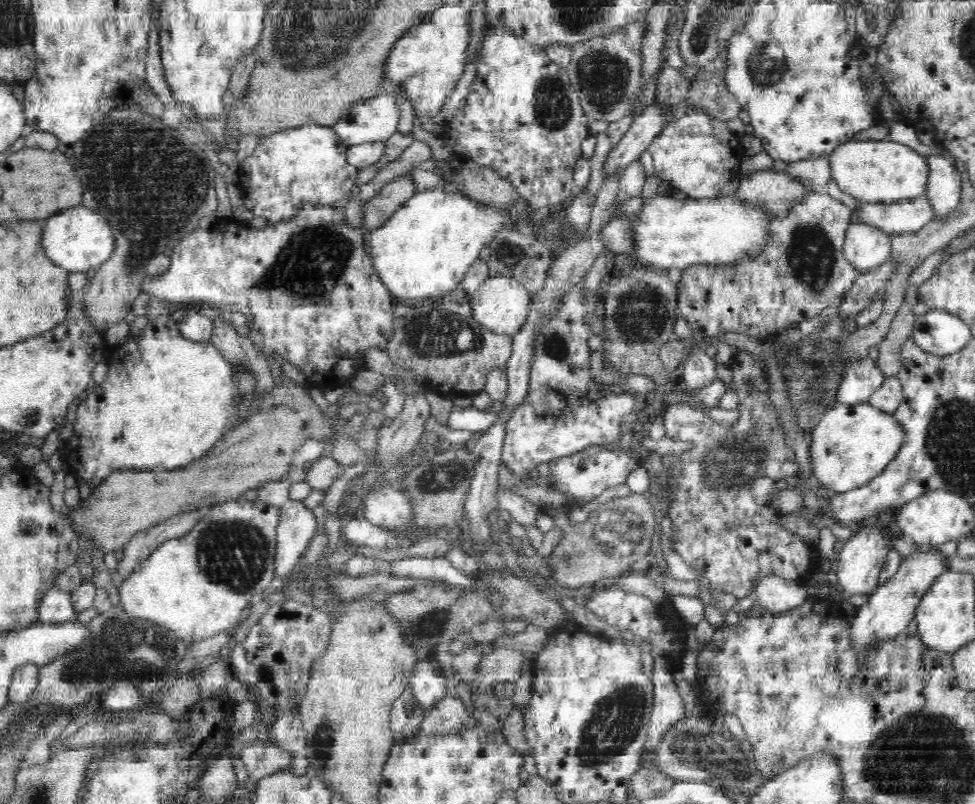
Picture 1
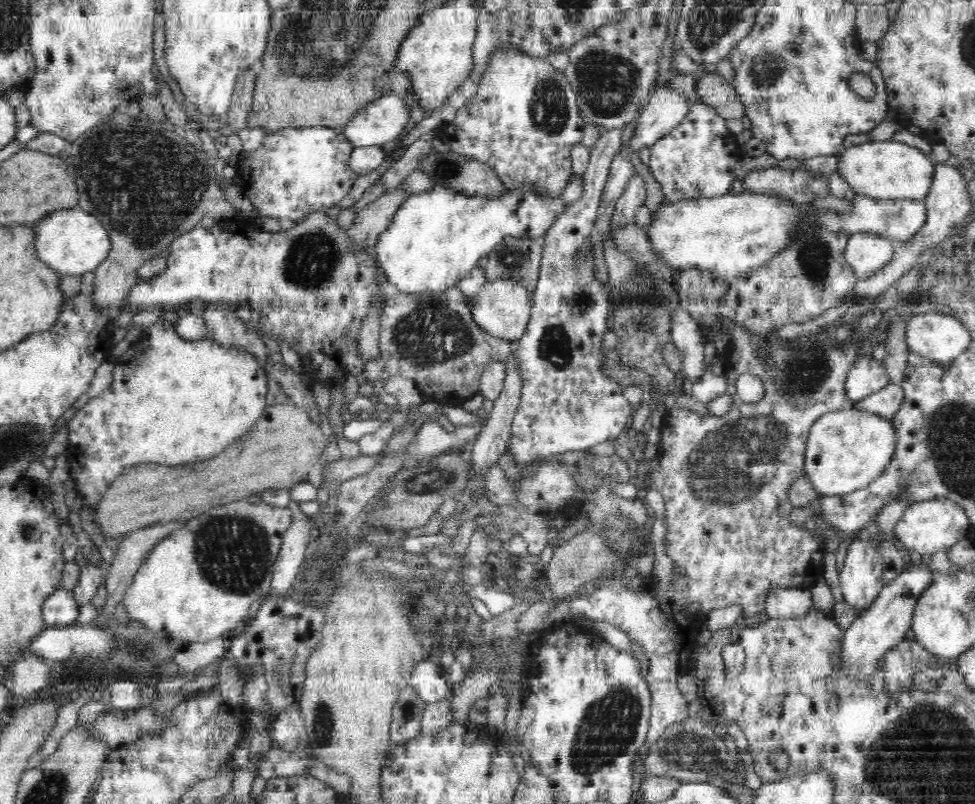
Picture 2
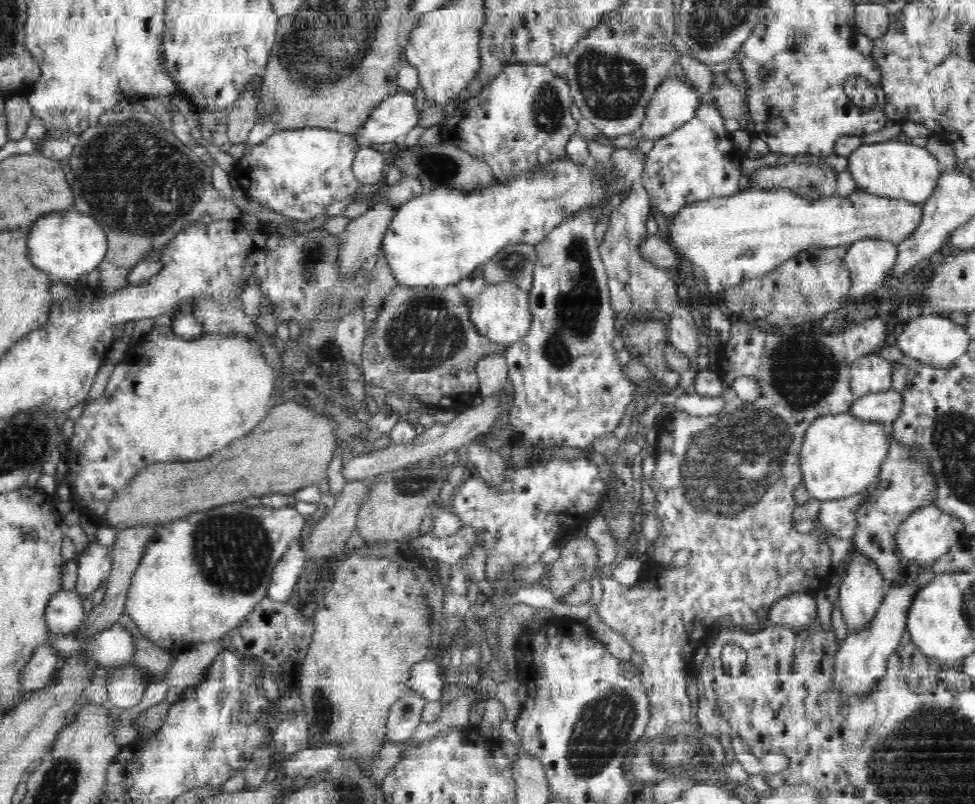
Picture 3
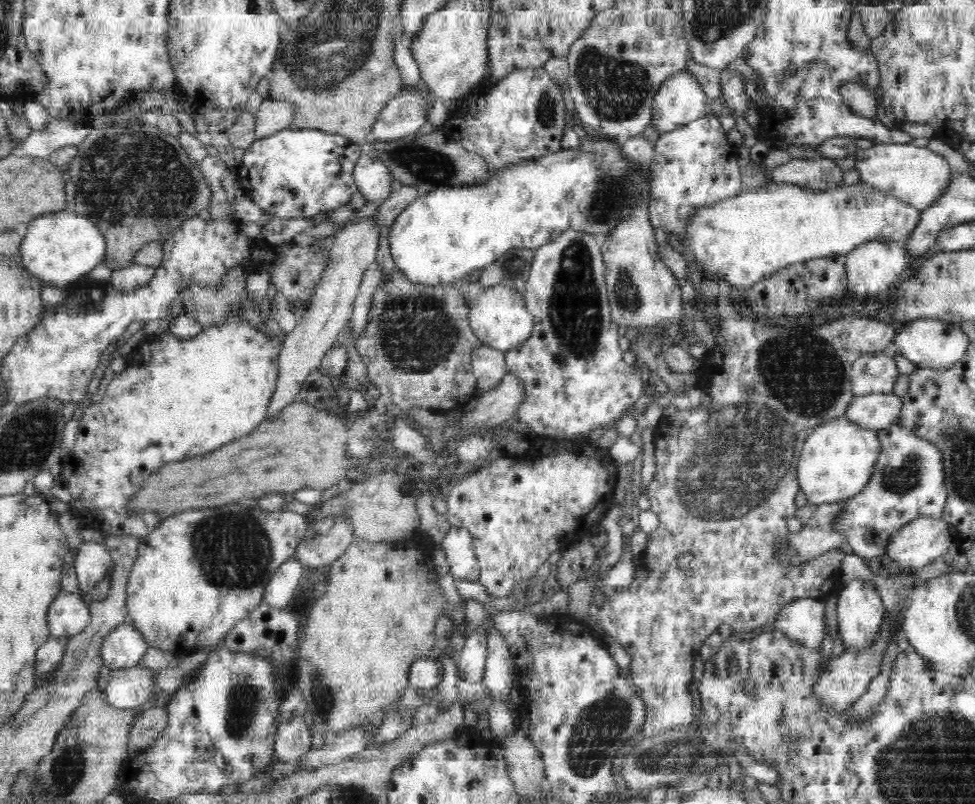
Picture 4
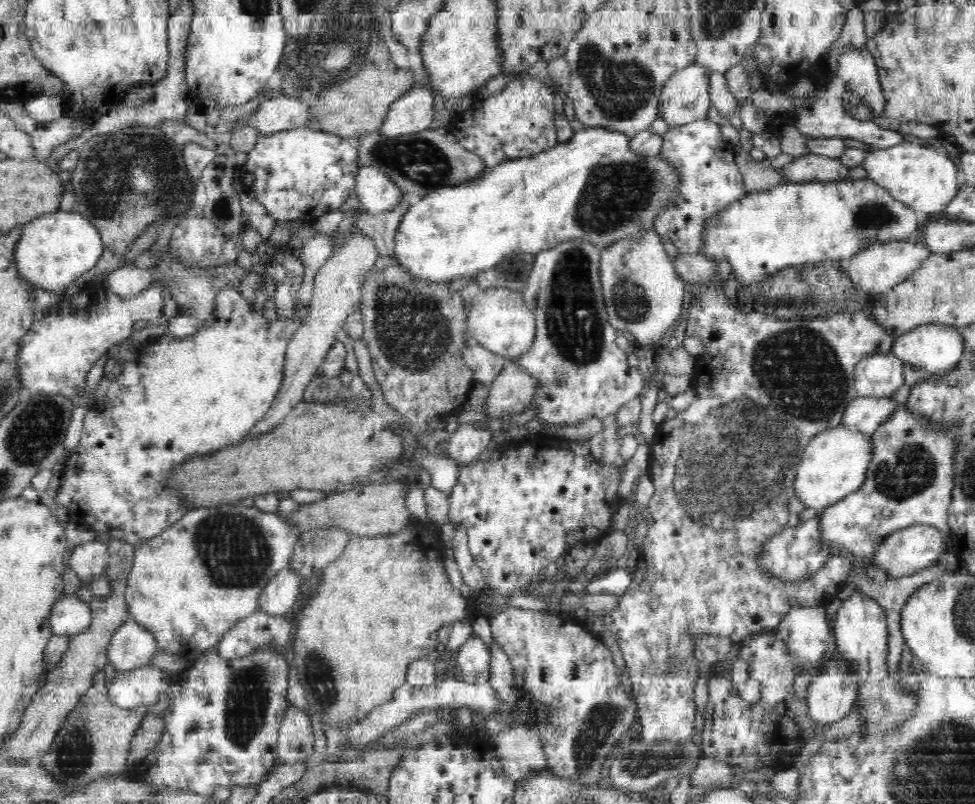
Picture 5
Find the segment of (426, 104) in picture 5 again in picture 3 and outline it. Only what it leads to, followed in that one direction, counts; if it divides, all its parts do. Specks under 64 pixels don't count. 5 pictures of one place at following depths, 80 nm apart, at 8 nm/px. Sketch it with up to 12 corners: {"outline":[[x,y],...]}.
{"outline":[[412,94],[380,100],[351,133],[358,146],[397,142],[417,126]]}

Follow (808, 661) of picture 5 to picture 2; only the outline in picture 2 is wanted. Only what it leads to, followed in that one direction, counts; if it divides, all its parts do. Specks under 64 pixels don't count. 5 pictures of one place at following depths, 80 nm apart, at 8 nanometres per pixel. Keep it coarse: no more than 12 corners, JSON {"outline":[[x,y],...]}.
{"outline":[[770,585],[769,618],[796,618],[813,604],[810,590]]}

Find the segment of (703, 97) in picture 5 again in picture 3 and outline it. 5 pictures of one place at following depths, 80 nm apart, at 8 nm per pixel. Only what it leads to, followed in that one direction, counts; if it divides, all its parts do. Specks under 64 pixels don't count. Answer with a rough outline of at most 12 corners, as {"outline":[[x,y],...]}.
{"outline":[[665,79],[636,132],[656,142],[694,116],[699,92]]}

